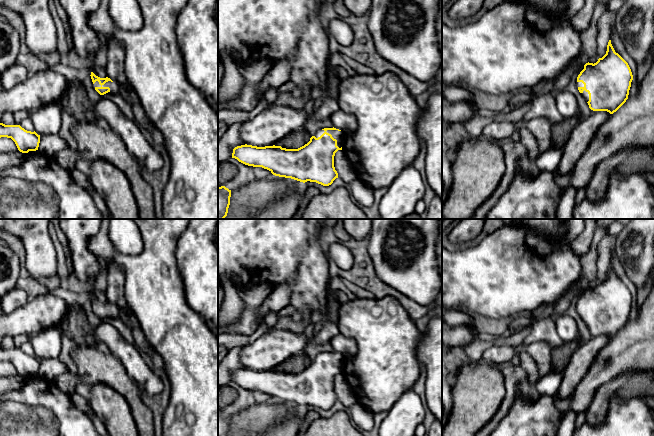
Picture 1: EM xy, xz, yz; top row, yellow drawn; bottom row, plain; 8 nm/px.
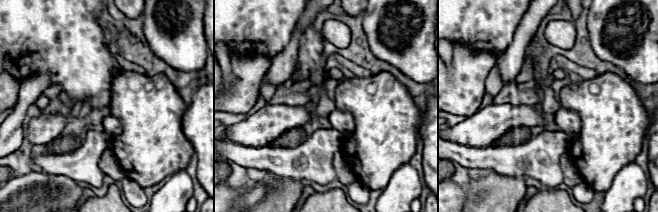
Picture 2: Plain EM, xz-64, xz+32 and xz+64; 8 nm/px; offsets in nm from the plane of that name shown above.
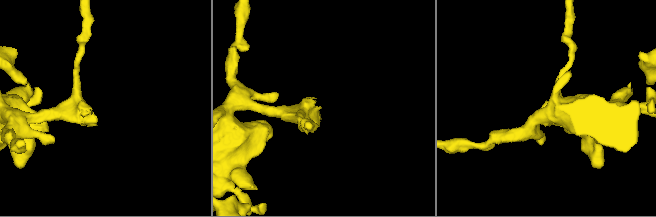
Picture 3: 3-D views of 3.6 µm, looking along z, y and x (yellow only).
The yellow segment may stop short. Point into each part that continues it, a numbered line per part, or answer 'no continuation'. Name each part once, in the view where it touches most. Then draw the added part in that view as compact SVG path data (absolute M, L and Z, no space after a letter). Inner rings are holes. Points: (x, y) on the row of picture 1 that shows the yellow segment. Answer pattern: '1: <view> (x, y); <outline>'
1: xz (338, 135); M327 130L326 132L331 134L332 137L337 140L337 146L339 148L343 146L344 139L346 137L346 134L344 132L338 130Z

